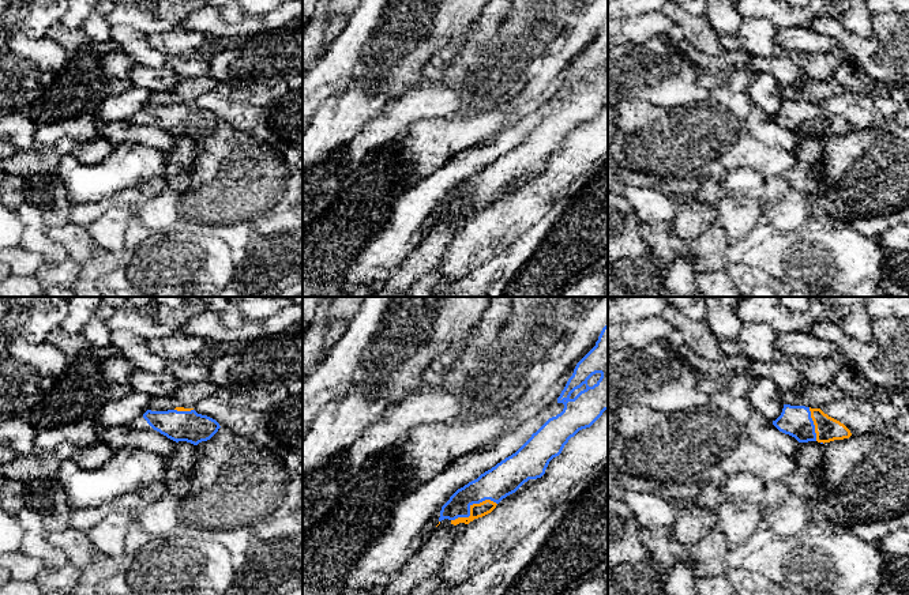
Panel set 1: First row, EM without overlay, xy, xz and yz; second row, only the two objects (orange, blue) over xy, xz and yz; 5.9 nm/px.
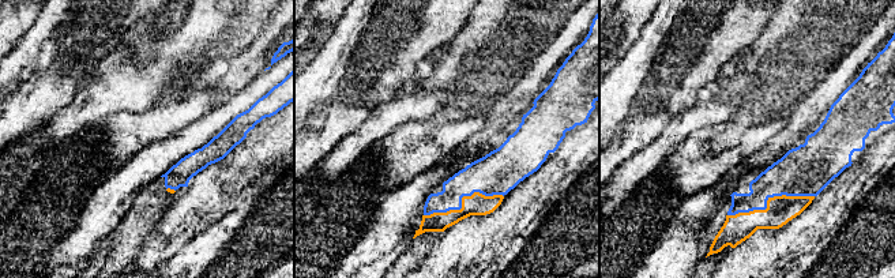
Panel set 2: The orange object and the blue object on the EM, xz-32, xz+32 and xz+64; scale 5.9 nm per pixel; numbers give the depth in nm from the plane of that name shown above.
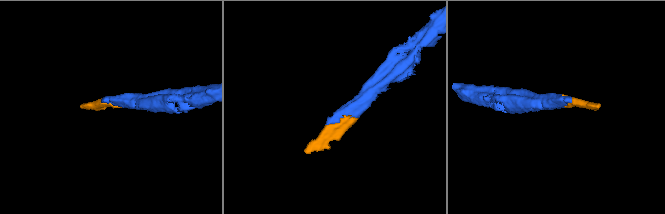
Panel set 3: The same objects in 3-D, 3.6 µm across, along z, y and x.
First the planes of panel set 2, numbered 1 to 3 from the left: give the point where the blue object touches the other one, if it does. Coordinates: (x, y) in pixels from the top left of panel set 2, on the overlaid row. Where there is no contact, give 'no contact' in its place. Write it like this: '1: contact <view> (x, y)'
1: contact xz-32 (169, 188)
2: contact xz+32 (462, 201)
3: contact xz+64 (767, 201)

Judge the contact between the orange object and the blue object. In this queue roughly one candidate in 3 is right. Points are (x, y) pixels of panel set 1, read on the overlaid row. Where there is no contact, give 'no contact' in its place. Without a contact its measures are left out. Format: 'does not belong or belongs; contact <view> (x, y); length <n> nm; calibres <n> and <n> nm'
belongs; contact xz (470, 507); length 300 nm; calibres 80 and 190 nm

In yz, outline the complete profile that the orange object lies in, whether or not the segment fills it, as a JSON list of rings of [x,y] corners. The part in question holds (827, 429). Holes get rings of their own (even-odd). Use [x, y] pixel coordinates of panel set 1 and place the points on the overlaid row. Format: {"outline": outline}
{"outline": [[[784,404],[781,415],[773,425],[799,443],[818,441],[820,444],[844,440],[852,436],[839,421],[829,417],[820,408]]]}

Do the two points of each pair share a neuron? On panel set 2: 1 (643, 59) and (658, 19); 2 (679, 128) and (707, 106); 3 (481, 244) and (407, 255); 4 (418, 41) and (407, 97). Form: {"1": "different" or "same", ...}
{"1": "same", "2": "same", "3": "different", "4": "different"}

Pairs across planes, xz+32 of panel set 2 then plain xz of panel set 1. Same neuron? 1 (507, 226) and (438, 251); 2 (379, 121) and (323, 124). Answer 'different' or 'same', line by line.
1: different
2: different

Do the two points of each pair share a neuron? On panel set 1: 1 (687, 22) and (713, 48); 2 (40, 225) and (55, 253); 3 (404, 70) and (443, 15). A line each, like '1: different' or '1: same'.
1: same
2: same
3: same

